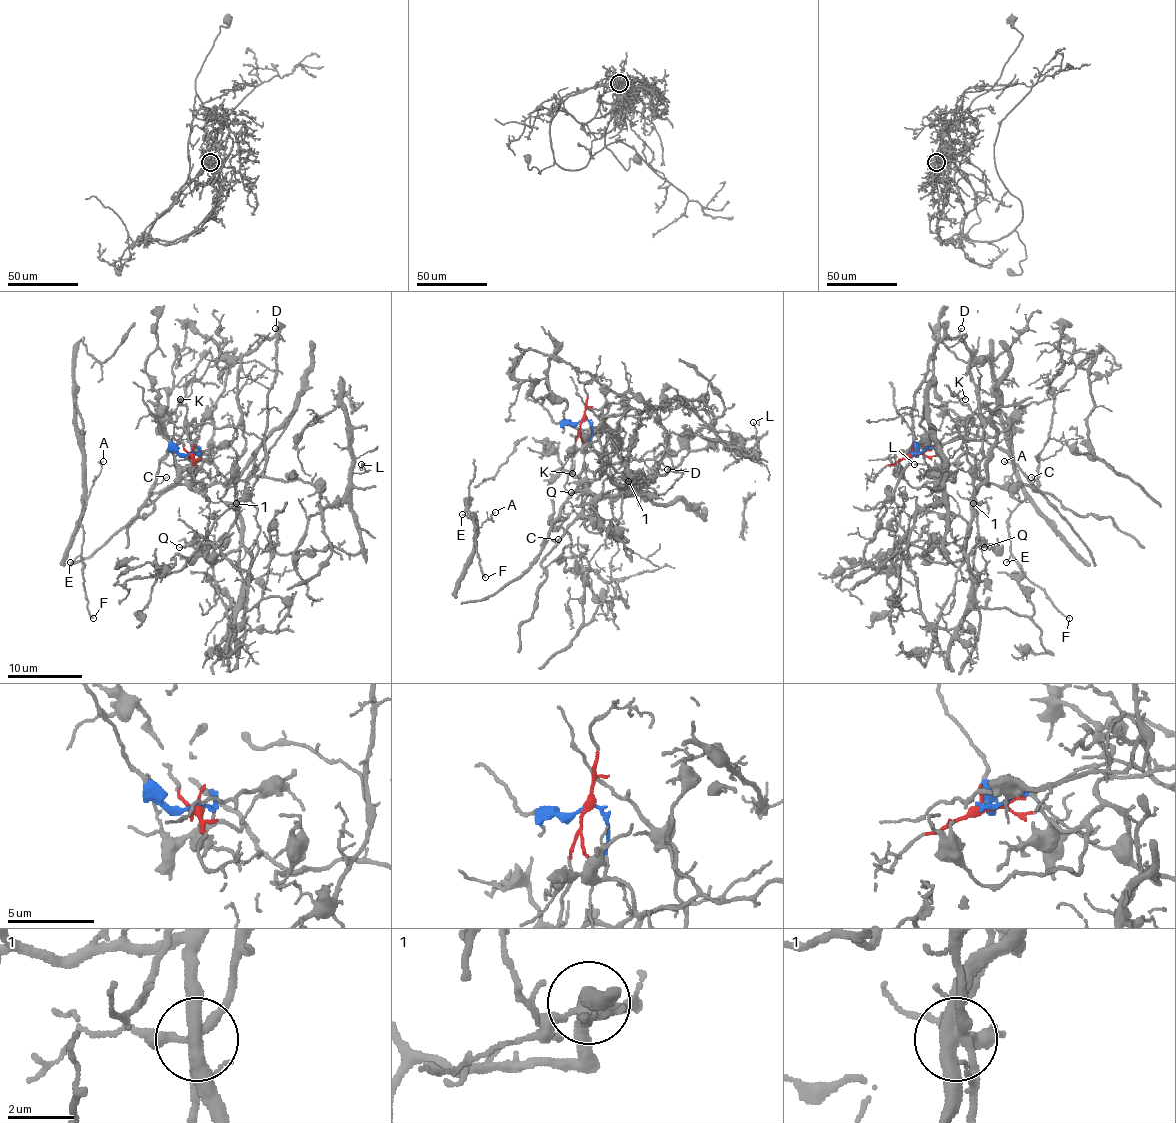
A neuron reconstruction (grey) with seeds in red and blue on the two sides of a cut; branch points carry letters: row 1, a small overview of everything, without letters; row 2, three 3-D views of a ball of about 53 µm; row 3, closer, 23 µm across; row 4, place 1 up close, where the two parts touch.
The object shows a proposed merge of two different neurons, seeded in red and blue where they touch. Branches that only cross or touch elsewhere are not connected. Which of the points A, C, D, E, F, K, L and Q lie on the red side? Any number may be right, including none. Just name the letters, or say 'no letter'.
A, C, E, F, K

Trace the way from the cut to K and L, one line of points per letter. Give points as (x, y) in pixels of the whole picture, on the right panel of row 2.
K: (911, 454), (924, 454), (956, 437), (984, 438), (982, 422), (960, 401), (962, 397), (965, 399)
L: (911, 454), (932, 448), (956, 463), (956, 478), (941, 480), (934, 504), (950, 470), (915, 465)

